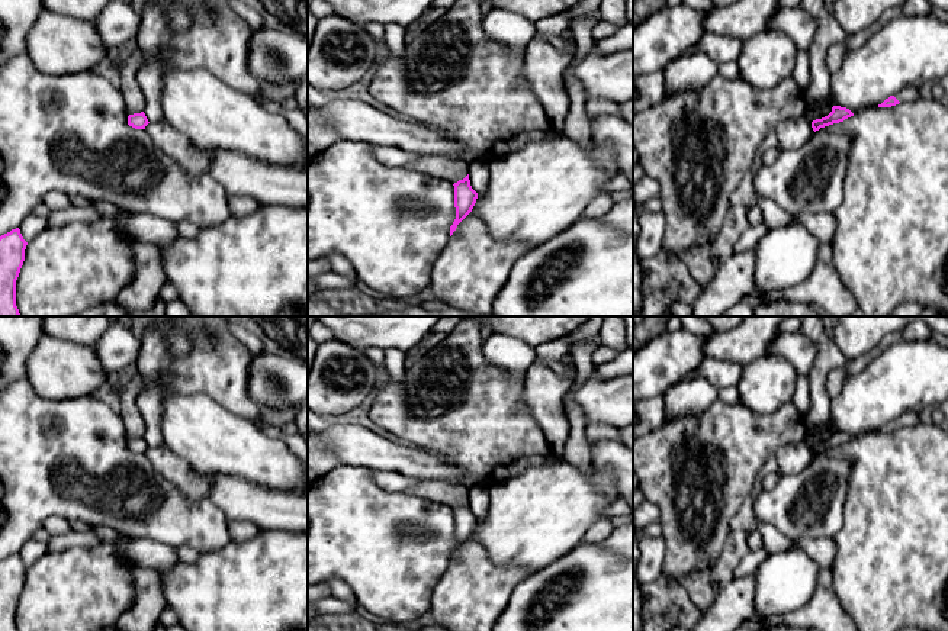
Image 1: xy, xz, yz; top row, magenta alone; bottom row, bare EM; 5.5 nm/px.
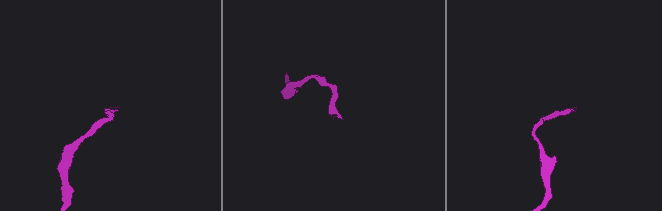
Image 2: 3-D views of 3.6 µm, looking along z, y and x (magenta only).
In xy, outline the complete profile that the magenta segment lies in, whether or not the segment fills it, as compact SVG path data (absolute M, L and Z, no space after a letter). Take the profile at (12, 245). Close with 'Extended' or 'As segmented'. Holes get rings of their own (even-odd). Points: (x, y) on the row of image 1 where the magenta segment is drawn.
M19 228L0 236L0 316L20 316L16 306L16 280L26 245Z. As segmented

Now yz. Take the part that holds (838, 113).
M833 106L832 112L828 116L813 120L812 128L816 132L820 128L843 122L845 119L848 119L851 116L854 116L854 113L849 109L841 107L841 106Z. As segmented

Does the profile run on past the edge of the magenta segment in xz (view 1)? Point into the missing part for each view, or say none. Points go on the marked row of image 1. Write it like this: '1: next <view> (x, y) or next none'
1: next none

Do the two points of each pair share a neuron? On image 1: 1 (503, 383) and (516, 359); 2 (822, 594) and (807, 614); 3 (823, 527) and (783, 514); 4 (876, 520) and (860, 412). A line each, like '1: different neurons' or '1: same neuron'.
1: different neurons
2: same neuron
3: same neuron
4: different neurons

